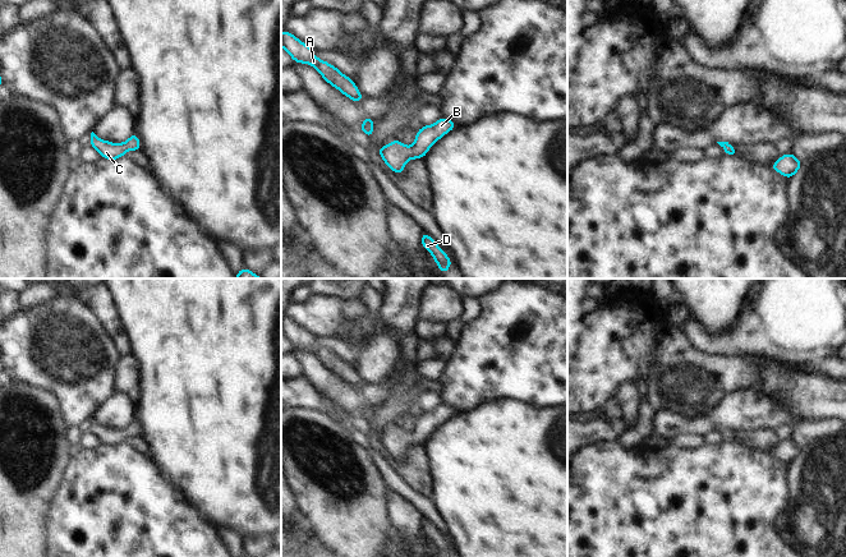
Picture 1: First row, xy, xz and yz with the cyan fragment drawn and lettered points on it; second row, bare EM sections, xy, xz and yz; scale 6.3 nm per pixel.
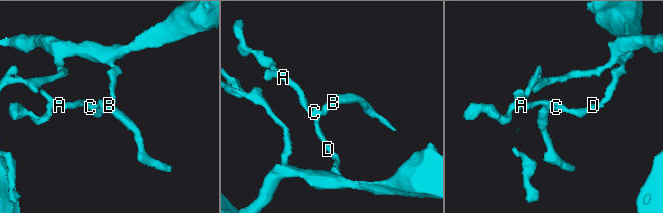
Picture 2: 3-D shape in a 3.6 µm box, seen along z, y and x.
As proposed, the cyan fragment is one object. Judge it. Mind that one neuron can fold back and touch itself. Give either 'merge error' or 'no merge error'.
no merge error

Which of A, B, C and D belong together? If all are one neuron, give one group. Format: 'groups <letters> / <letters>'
groups A B C D

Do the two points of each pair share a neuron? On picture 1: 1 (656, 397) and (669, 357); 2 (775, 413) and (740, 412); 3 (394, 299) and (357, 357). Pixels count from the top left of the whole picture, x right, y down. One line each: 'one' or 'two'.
1: one
2: one
3: one

